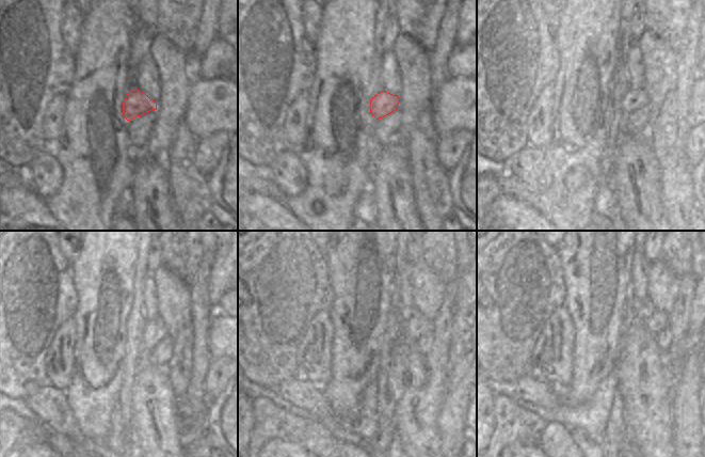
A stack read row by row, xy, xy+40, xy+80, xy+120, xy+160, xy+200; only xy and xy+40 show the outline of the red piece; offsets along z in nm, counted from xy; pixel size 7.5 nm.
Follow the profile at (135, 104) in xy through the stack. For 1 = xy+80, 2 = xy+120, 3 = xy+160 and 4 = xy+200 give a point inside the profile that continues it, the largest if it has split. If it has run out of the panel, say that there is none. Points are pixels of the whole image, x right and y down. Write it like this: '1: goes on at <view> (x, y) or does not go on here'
1: goes on at xy+80 (634, 98)
2: goes on at xy+120 (156, 331)
3: goes on at xy+160 (414, 325)
4: goes on at xy+200 (656, 320)

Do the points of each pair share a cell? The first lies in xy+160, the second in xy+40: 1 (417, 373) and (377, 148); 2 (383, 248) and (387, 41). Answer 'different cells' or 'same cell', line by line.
1: different cells
2: different cells

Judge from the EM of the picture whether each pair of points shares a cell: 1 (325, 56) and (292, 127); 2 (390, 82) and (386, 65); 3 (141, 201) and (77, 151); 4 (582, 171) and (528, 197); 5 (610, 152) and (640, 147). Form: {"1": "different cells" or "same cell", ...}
{"1": "different cells", "2": "same cell", "3": "different cells", "4": "same cell", "5": "different cells"}

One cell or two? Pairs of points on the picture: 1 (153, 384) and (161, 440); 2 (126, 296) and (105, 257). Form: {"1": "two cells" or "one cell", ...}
{"1": "one cell", "2": "one cell"}

